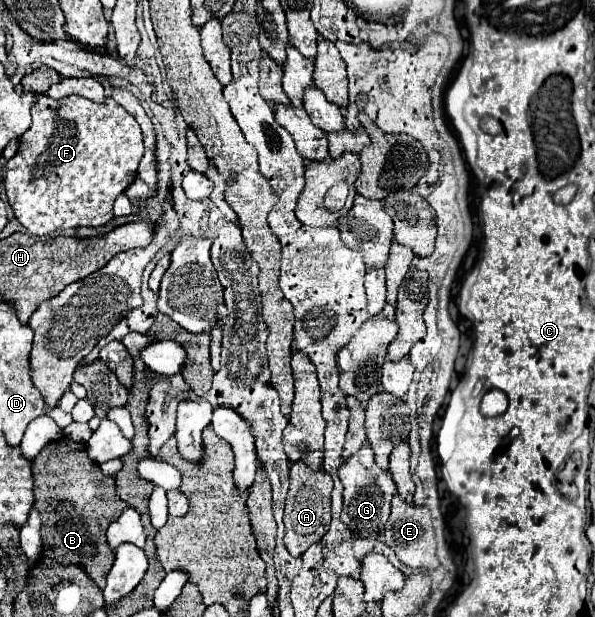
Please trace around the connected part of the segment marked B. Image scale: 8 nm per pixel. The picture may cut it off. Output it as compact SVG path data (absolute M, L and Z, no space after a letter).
M62 437L48 443L32 461L34 507L42 517L42 551L46 557L64 565L80 565L96 585L106 585L106 575L114 561L114 551L106 545L106 527L118 519L126 503L114 491L114 479L106 477L88 459L86 445Z

